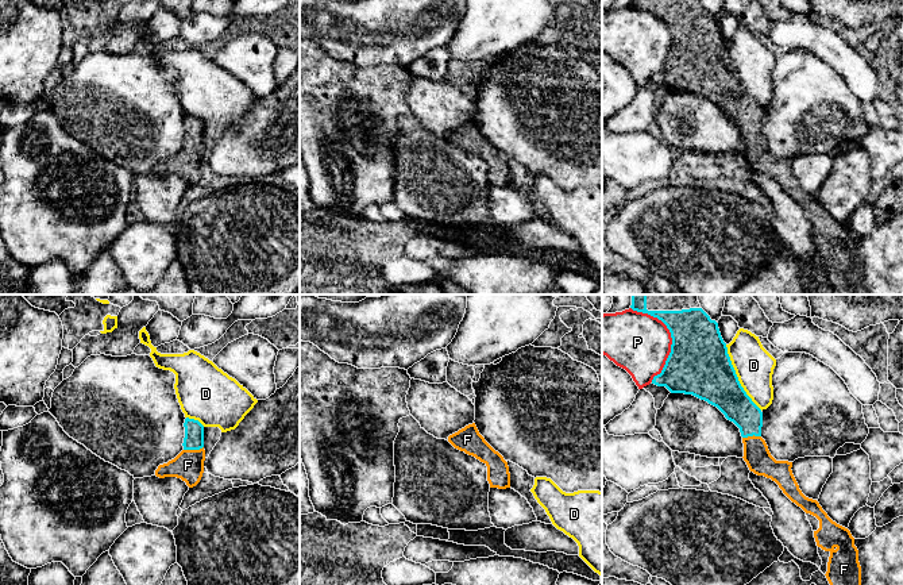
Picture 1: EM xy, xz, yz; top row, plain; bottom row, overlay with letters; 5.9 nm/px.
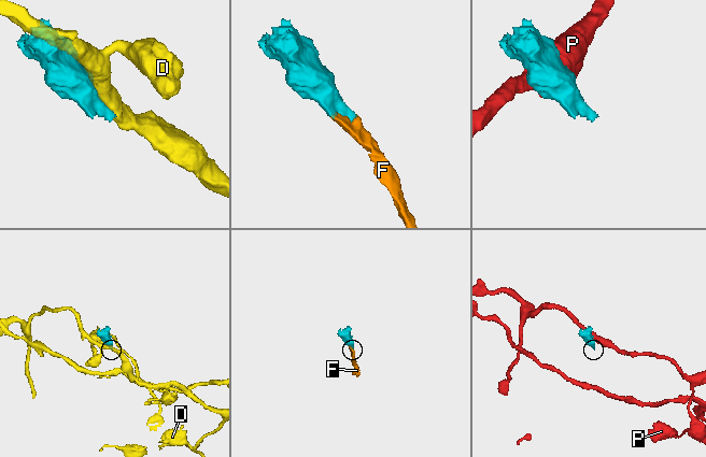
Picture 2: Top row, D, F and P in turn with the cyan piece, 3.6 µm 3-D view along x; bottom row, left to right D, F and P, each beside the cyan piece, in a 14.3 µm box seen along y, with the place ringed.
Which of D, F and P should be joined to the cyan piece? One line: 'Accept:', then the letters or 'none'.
Accept: F

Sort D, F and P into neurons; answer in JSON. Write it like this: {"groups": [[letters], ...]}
{"groups": [["D"], ["F"], ["P"]]}

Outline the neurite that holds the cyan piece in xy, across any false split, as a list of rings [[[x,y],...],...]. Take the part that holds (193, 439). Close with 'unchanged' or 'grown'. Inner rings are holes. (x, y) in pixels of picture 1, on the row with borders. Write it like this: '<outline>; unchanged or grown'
[[[185,419],[184,450],[167,463],[159,465],[155,476],[159,478],[177,477],[189,488],[196,486],[204,473],[204,426],[194,419]]]; grown

